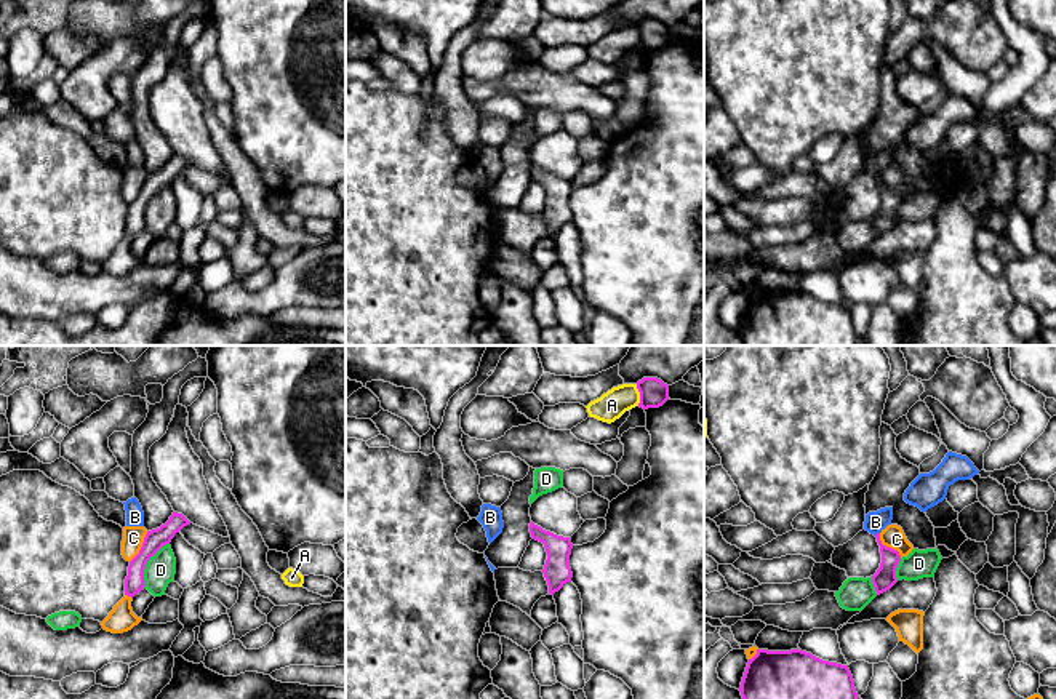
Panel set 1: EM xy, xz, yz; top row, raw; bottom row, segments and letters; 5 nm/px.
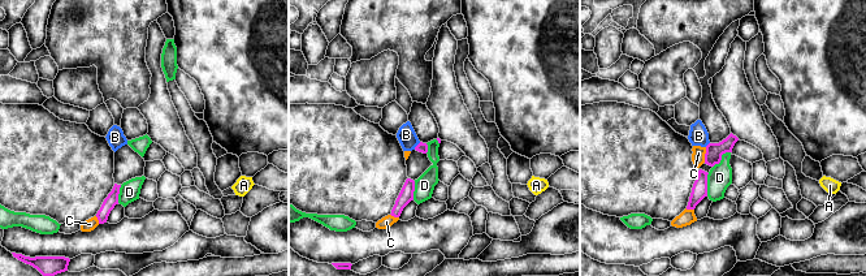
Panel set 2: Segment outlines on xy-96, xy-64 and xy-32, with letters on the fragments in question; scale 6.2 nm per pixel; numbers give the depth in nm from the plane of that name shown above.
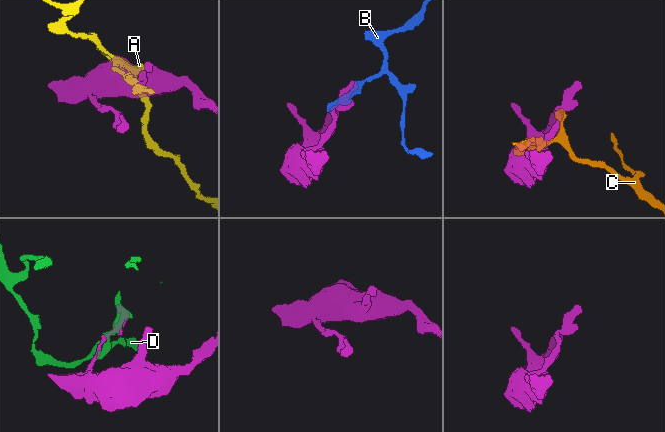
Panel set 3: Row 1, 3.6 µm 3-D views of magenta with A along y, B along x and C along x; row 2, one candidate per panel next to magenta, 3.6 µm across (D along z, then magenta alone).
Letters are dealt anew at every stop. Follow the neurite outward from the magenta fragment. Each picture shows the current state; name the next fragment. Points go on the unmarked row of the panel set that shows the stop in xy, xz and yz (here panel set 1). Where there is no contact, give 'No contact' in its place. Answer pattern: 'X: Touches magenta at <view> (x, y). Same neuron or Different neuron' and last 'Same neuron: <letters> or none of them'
A: Touches magenta at xz (640, 37). Different neuron
B: Touches magenta at yz (876, 176). Different neuron
C: Touches magenta at yz (888, 189). Different neuron
D: Touches magenta at xy (146, 205). Different neuron
Same neuron: none of them

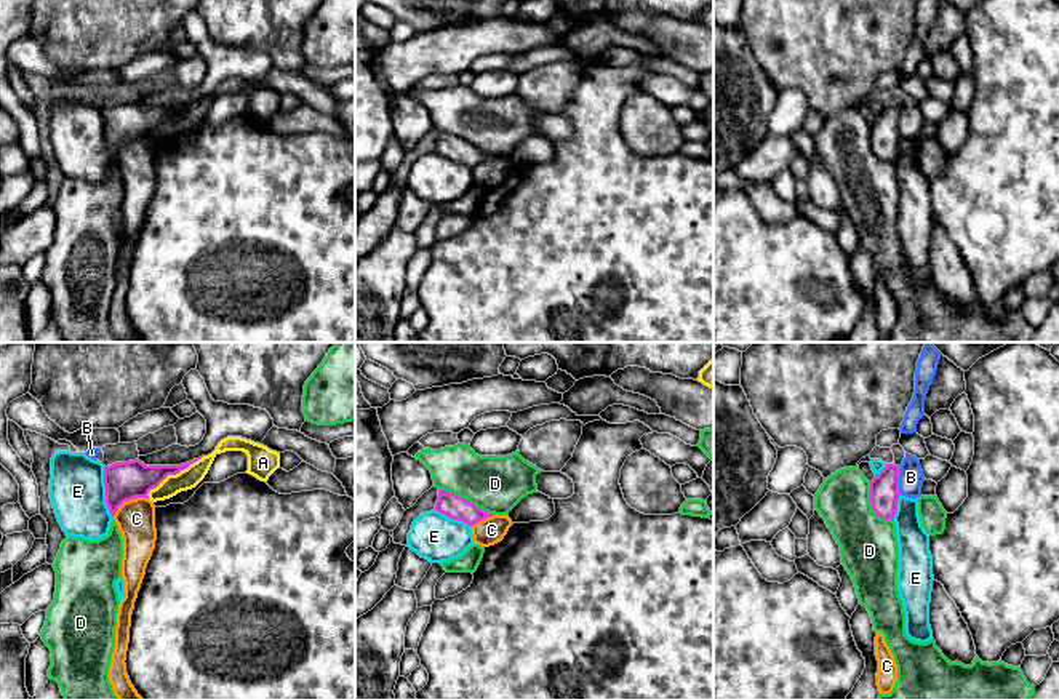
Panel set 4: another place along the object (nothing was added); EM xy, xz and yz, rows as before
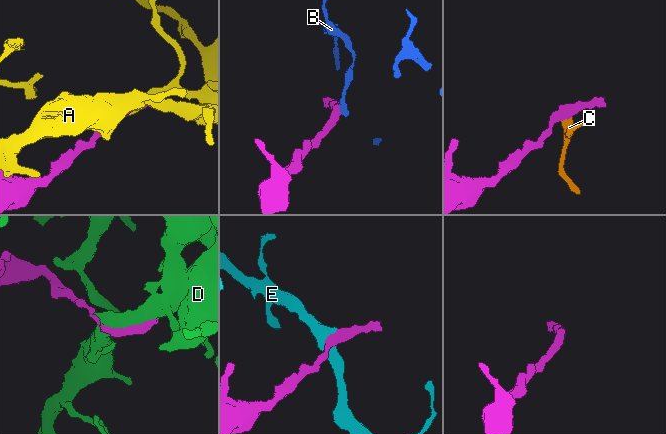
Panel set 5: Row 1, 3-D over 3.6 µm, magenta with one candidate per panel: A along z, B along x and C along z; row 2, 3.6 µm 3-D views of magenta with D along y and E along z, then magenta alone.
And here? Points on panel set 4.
A: Touches magenta at xy (173, 115). Different neuron
B: Touches magenta at yz (898, 122). Different neuron
C: Touches magenta at xy (128, 141). Different neuron
D: Touches magenta at xz (466, 141). Different neuron
E: Touches magenta at xy (106, 135). Different neuron
Same neuron: none of them

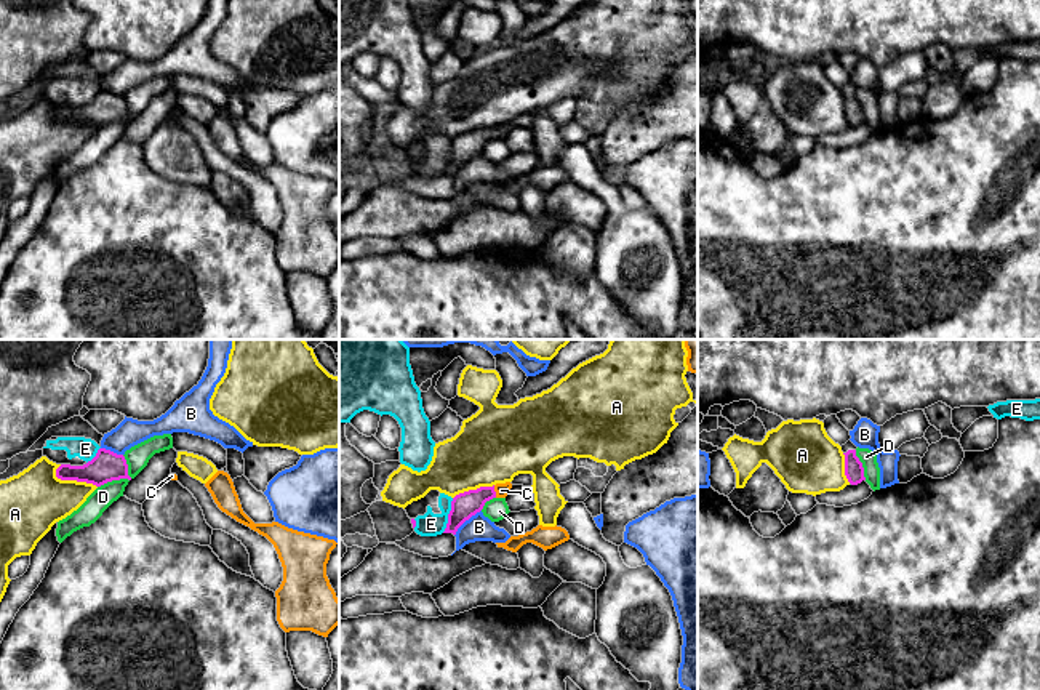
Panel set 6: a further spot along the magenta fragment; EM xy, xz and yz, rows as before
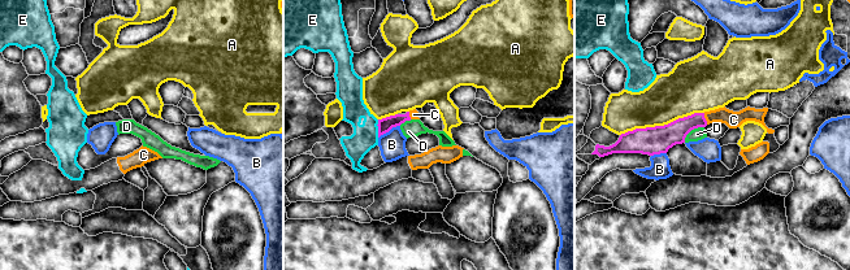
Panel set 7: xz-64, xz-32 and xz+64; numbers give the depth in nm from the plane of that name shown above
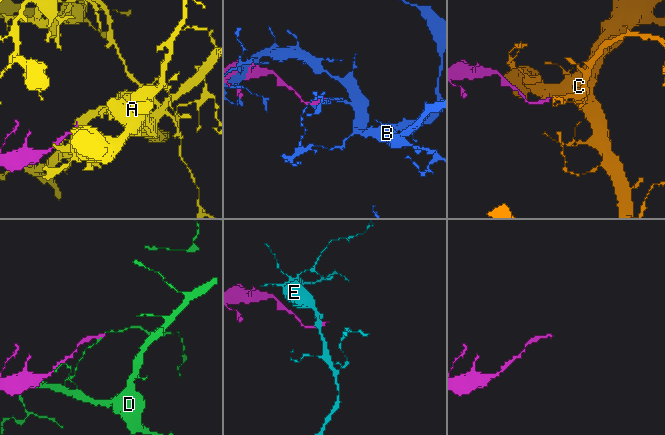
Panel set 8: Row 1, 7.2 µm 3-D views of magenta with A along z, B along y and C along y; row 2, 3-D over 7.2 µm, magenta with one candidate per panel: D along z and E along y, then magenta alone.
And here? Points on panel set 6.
A: Touches magenta at xy (74, 120). Different neuron
B: Touches magenta at xz (466, 160). Different neuron
C: Touches magenta at xz (495, 133). Same neuron
D: Touches magenta at xy (124, 119). Different neuron
E: Touches magenta at xz (448, 157). Different neuron
Same neuron: C

